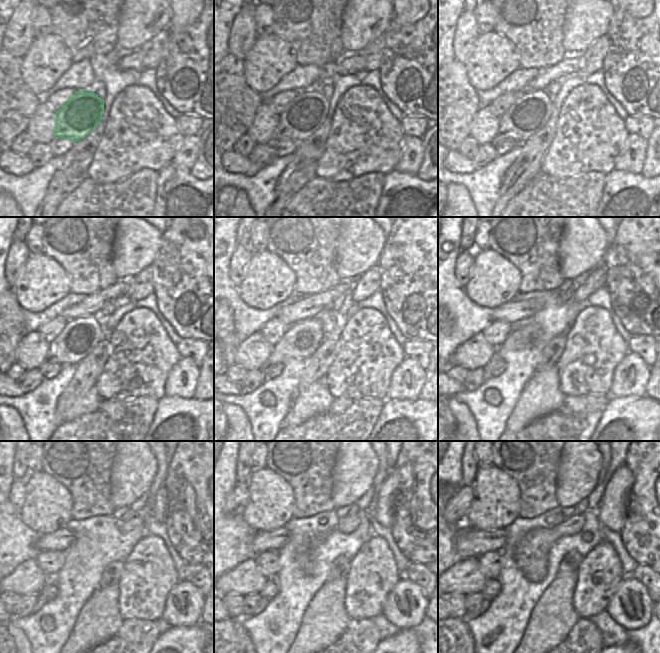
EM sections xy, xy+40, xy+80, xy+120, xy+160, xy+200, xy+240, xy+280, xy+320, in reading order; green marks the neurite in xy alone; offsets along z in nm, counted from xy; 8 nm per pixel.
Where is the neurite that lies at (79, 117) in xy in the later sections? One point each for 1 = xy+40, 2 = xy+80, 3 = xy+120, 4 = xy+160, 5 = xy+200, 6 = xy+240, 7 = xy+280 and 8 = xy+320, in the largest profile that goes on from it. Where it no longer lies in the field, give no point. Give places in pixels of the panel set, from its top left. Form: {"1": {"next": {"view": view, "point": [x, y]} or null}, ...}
{"1": {"next": {"view": "xy+40", "point": [307, 111]}}, "2": {"next": {"view": "xy+80", "point": [529, 113]}}, "3": {"next": {"view": "xy+120", "point": [80, 336]}}, "4": {"next": {"view": "xy+160", "point": [302, 338]}}, "5": {"next": {"view": "xy+200", "point": [523, 332]}}, "6": {"next": {"view": "xy+240", "point": [40, 599]}}, "7": {"next": {"view": "xy+280", "point": [263, 602]}}, "8": {"next": {"view": "xy+320", "point": [485, 604]}}}

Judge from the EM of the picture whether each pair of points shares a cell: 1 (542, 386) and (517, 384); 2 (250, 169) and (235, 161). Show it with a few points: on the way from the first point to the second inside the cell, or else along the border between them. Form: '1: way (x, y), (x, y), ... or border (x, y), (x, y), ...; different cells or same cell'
1: border (536, 370), (514, 406); different cells
2: way (246, 167), (239, 164); same cell

